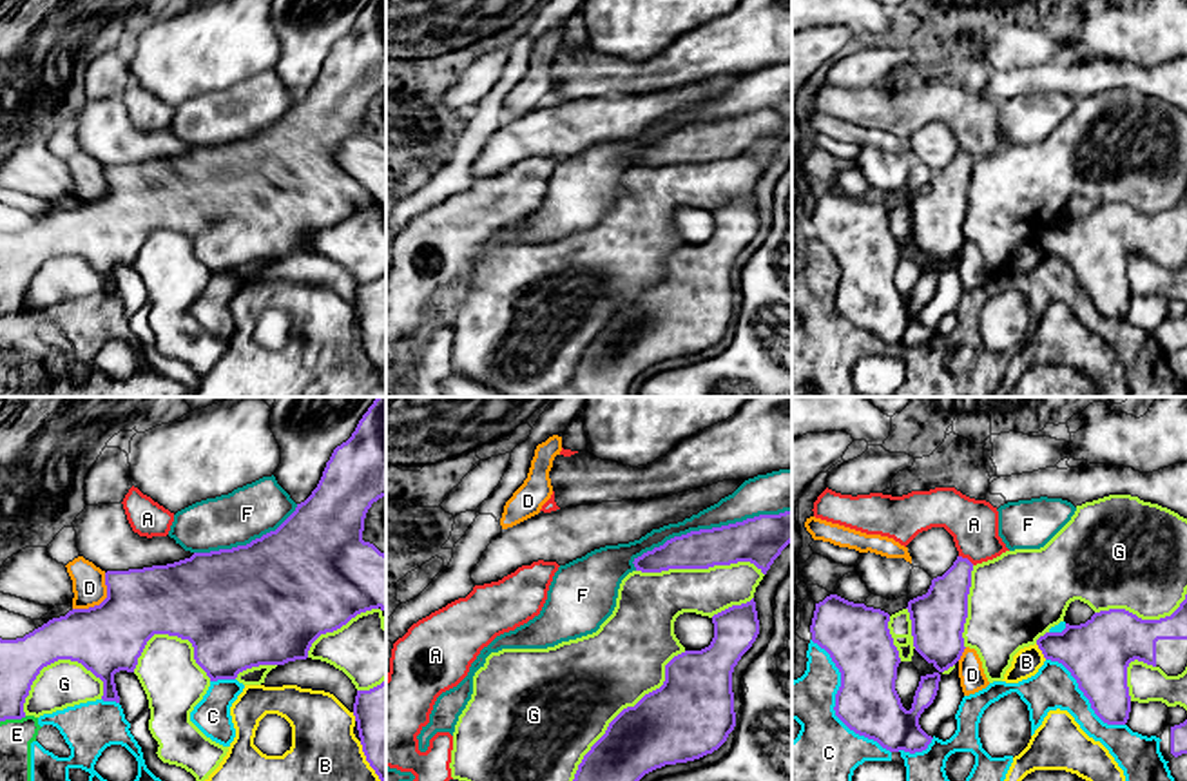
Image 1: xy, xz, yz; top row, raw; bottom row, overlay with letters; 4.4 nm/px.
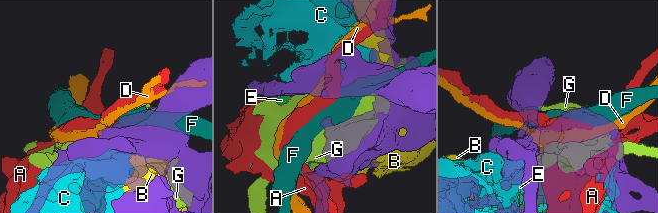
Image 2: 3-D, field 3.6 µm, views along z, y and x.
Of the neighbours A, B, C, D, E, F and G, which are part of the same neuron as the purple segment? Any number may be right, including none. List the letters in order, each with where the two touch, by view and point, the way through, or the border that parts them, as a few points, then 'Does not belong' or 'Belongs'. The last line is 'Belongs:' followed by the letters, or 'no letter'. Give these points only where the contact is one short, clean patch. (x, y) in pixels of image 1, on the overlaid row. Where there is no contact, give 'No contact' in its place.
A: Touches purple at yz (966, 559). Path across: yz (943, 609), (966, 559), (974, 548), (974, 524). Belongs
B: Touches purple at yz (1041, 649). Does not belong
C: Touches purple at yz (836, 703). Does not belong
D: Touches purple at xy (102, 602). Boundary: xy (106, 573), (106, 597), (98, 604), (73, 609). Does not belong
E: Touches purple at xy (13, 718). Does not belong
F: Touches purple at xz (713, 528). Does not belong
G: Touches purple at xz (627, 707). Does not belong
Belongs: A

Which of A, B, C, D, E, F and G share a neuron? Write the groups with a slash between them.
A / B / C E / D / F / G

